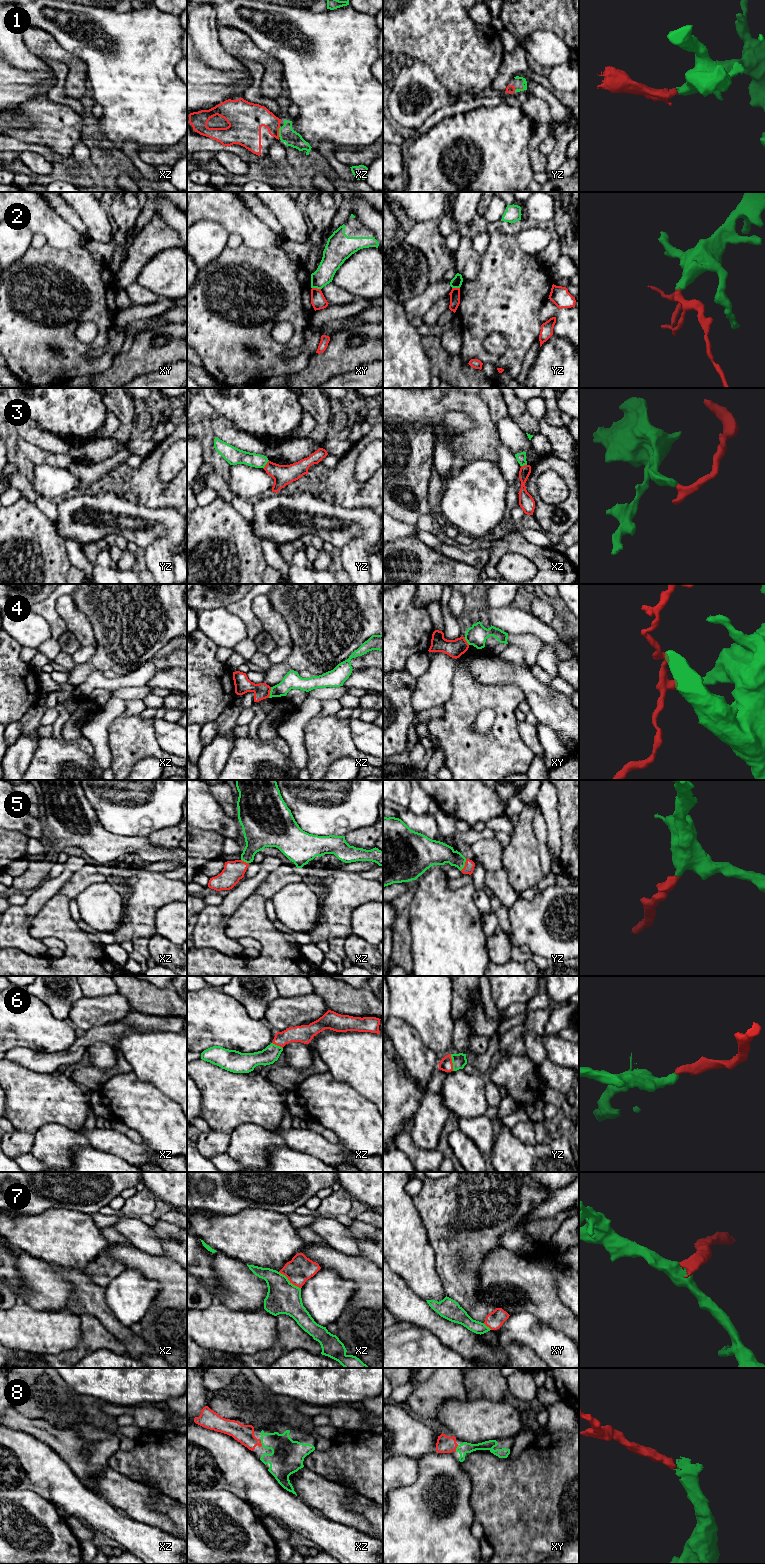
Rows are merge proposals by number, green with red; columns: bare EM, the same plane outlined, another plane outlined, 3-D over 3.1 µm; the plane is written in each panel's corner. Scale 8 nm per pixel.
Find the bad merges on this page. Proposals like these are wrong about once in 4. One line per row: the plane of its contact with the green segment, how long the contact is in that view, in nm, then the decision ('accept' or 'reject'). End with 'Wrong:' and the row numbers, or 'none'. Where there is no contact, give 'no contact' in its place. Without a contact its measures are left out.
1: contact in xz; length 80 nm; accept
2: contact in xy; length 70 nm; accept
3: contact in yz; length 80 nm; reject
4: contact in xz; length 90 nm; reject
5: contact in yz; length 110 nm; accept
6: contact in yz; length 140 nm; accept
7: contact in xz; length 220 nm; reject
8: contact in xz; length 50 nm; accept
Wrong: 3, 4, 7

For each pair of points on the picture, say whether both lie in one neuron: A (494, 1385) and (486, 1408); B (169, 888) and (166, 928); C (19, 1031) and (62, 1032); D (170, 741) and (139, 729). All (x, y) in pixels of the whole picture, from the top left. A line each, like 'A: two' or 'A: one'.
A: two
B: two
C: one
D: two

